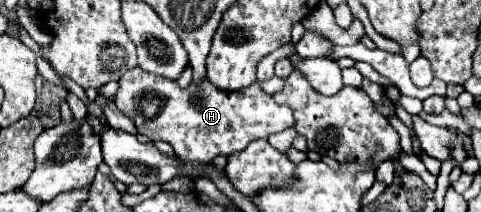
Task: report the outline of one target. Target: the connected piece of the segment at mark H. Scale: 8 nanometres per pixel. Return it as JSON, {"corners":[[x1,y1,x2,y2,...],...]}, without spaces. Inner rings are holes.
{"corners":[[138,66,120,78,116,106,136,124,138,134,148,136,152,142,168,142,180,158,202,162,214,160,218,154,230,156,244,150,252,140,268,138,294,126,292,110,276,104,258,84,248,90,224,94,204,80,204,86,192,82,182,90,176,82,164,82,164,78,156,78]]}

